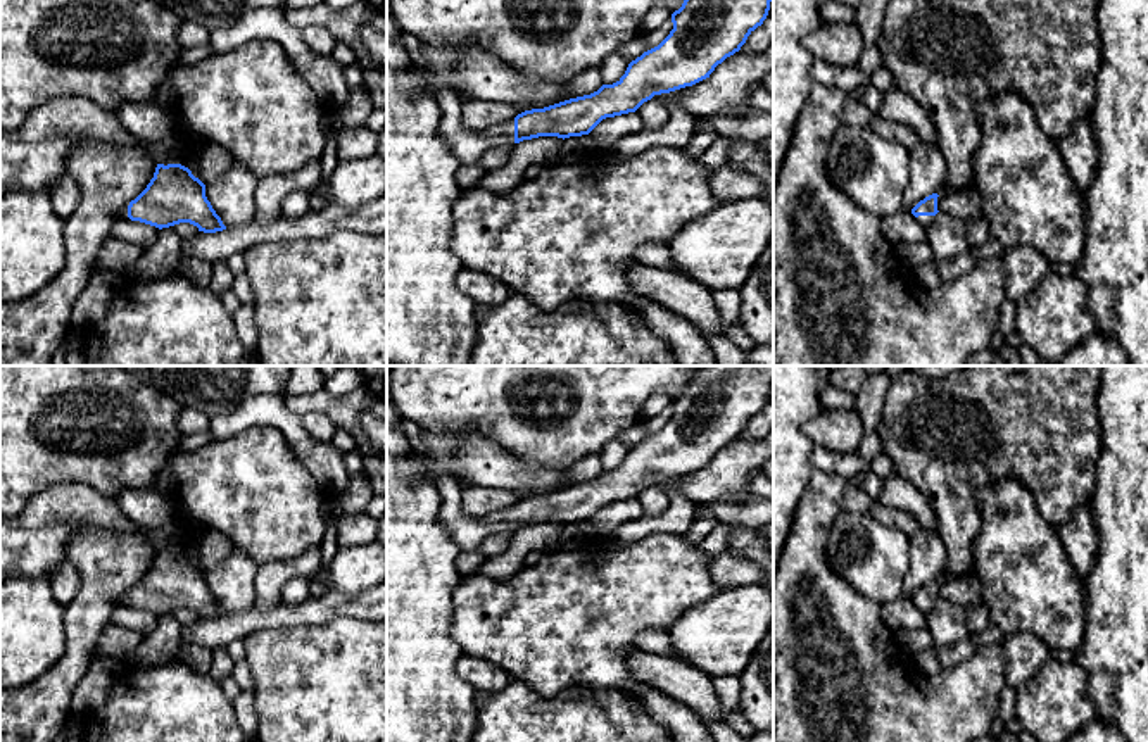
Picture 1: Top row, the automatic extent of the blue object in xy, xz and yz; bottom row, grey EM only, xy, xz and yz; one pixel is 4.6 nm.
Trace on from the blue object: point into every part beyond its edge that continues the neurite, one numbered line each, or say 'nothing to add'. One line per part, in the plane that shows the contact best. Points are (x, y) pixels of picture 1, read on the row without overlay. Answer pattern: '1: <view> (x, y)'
1: xz (466, 532)

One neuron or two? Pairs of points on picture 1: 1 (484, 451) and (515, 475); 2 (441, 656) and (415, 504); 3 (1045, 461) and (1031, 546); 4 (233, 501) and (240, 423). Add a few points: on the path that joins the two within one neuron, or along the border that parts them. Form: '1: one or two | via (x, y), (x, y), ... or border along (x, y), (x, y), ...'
1: one | via (491, 458), (508, 471)
2: one | via (415, 618), (415, 542)
3: two | border along (1014, 477), (1029, 490), (1038, 511), (1057, 528)
4: two | border along (282, 432), (271, 427), (249, 427), (213, 439)

